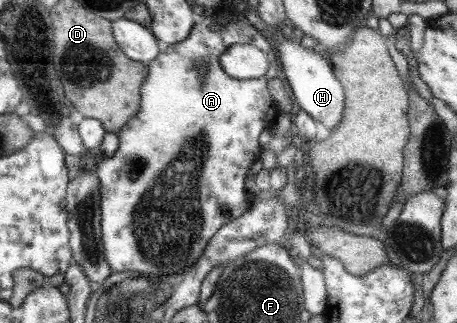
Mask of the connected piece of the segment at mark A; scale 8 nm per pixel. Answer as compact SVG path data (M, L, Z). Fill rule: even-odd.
M202 17L196 23L190 38L185 39L181 43L162 46L161 54L154 62L150 62L147 66L149 67L149 74L141 88L141 109L134 118L116 133L120 141L118 151L112 157L105 158L99 163L95 172L99 176L99 183L101 184L99 203L102 213L102 241L105 249L105 259L107 259L107 263L109 263L109 267L111 267L113 272L135 271L143 273L143 275L175 275L185 273L187 269L191 269L198 262L198 259L202 257L203 251L206 249L210 239L226 223L245 214L251 205L249 203L249 195L245 191L245 177L247 177L249 167L261 155L261 147L259 147L261 131L265 131L268 128L271 129L278 117L275 103L273 103L273 99L271 99L271 95L267 91L267 81L279 75L279 63L277 63L273 47L265 41L265 37L255 27L251 27L247 23L241 23L241 21L224 21L224 25L220 27L220 25L214 25L208 17ZM236 44L256 46L267 57L269 68L267 68L264 77L245 81L232 79L226 75L223 67L221 67L219 58L231 45Z

